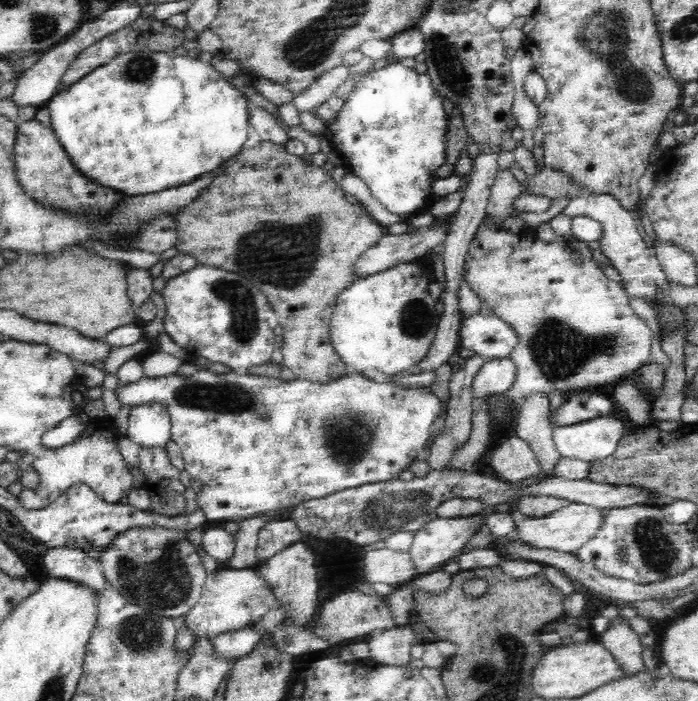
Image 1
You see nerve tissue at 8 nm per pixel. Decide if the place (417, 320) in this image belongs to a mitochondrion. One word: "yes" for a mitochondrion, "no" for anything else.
yes

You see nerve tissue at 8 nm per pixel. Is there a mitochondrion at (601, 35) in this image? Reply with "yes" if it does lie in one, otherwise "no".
yes

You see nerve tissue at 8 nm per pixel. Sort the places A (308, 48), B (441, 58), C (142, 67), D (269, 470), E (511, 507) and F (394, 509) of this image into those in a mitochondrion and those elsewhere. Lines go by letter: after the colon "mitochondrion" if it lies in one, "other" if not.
A: mitochondrion
B: mitochondrion
C: mitochondrion
D: other
E: other
F: mitochondrion

